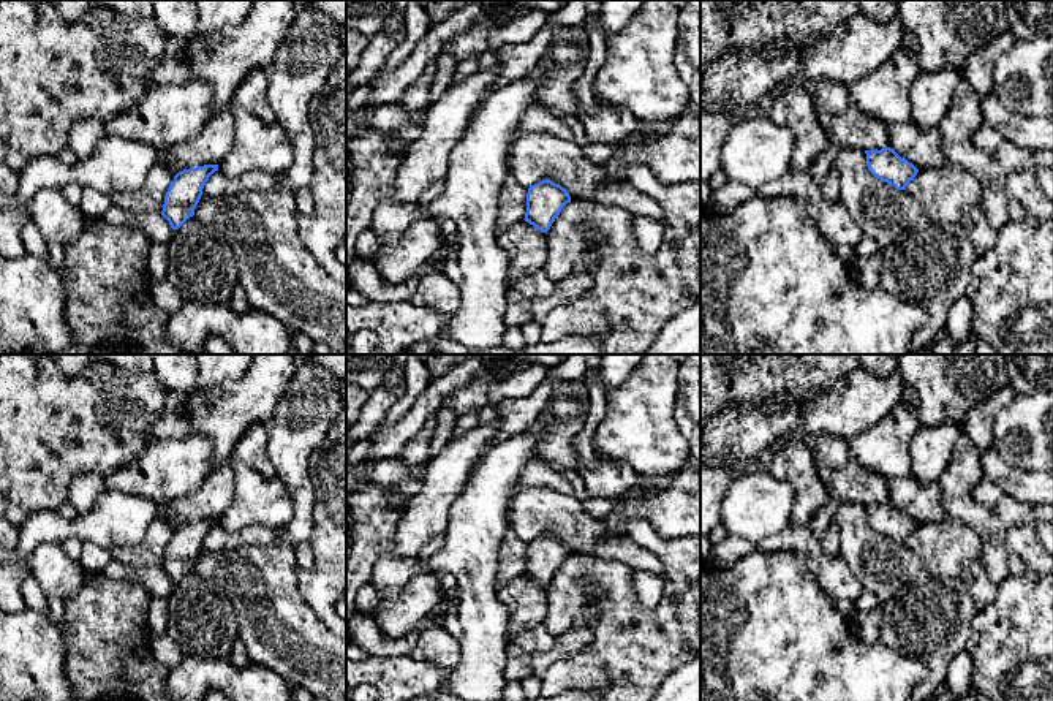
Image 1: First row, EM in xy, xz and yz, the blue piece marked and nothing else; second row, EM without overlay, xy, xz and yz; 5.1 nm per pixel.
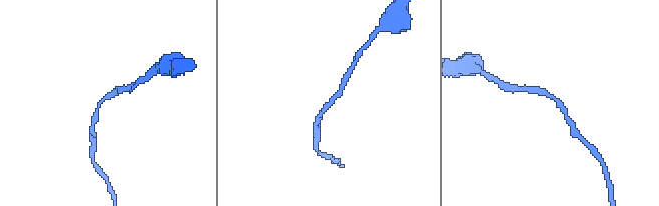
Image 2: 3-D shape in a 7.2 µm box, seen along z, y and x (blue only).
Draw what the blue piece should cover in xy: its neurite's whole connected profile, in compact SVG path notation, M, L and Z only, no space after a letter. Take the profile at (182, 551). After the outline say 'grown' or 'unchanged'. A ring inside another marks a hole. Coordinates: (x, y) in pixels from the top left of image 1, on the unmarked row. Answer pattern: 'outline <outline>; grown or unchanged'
outline M204 519L177 527L169 540L161 570L171 582L179 584L190 571L202 551L202 543L209 532L218 525L218 519Z; unchanged

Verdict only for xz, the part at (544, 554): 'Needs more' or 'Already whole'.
Already whole

